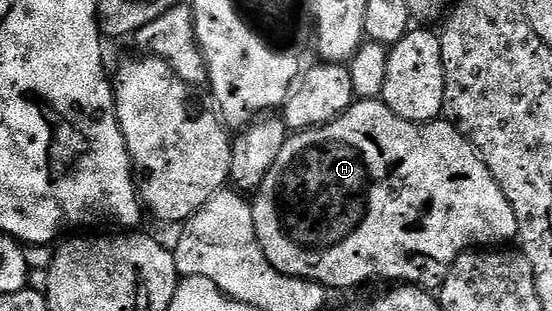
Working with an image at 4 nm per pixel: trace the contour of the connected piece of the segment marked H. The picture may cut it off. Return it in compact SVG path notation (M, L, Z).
M359 99L355 104L351 105L343 114L337 119L333 119L327 125L321 127L313 127L312 129L301 129L292 132L287 138L285 147L281 147L281 151L277 155L277 160L273 162L273 167L269 167L269 175L265 175L265 179L261 183L261 187L255 190L253 200L251 201L251 210L253 211L253 223L257 231L257 239L261 251L265 251L265 259L269 259L269 263L273 263L273 267L277 267L277 271L281 271L290 277L300 277L301 279L309 279L316 281L325 286L328 291L335 291L335 289L355 289L358 285L367 285L370 281L391 281L387 283L406 283L408 285L417 285L421 289L428 291L437 291L445 283L445 279L449 275L451 265L460 255L468 251L474 250L476 247L499 247L502 241L514 242L519 235L519 228L517 227L517 215L513 215L513 207L509 207L509 199L505 199L505 195L501 191L501 187L497 183L497 179L493 179L493 175L489 171L489 167L479 157L479 152L473 148L471 142L463 137L455 126L446 119L436 119L426 123L418 121L406 121L397 115L393 115L393 111L389 111L389 107L382 99Z

